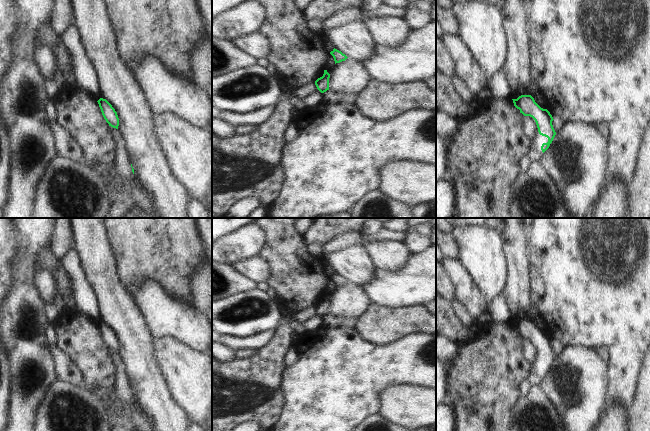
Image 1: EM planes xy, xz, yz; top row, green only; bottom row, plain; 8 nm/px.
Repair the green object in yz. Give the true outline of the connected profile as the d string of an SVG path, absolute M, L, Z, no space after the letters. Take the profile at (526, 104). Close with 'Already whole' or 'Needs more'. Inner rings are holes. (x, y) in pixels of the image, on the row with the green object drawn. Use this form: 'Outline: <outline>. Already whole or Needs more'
Outline: M521 95L517 99L512 100L514 106L520 110L520 113L535 120L539 134L548 138L548 142L543 143L541 146L541 150L544 153L556 135L552 125L554 120L552 115L547 109L541 108L531 95Z. Already whole.

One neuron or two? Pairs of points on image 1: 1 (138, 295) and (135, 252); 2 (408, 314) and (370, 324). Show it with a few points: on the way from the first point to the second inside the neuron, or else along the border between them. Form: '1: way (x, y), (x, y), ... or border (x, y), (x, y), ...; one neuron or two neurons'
1: border (160, 285), (151, 280), (139, 280), (126, 289); two neurons
2: way (399, 321), (390, 324), (379, 324); one neuron

